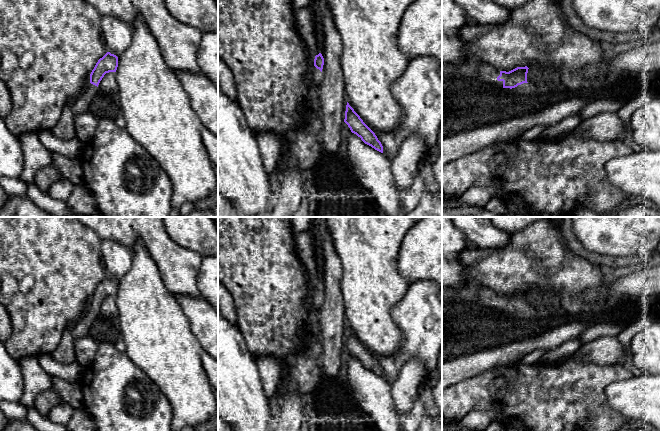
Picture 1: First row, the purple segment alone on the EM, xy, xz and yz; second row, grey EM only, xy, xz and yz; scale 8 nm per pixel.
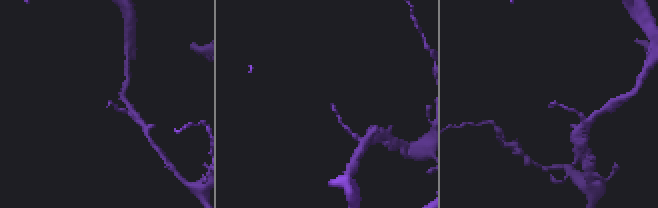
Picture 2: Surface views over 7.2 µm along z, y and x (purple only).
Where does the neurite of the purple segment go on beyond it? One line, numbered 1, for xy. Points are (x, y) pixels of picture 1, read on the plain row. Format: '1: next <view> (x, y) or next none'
1: next xy (81, 327)

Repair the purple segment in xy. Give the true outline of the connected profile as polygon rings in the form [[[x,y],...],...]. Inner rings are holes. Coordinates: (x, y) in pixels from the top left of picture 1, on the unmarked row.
[[[107,276],[98,284],[94,293],[90,298],[90,306],[82,313],[82,315],[74,321],[70,329],[74,339],[88,336],[90,328],[98,316],[98,309],[104,299],[109,296],[116,296],[118,291],[118,281]]]

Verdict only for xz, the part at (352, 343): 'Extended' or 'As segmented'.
As segmented

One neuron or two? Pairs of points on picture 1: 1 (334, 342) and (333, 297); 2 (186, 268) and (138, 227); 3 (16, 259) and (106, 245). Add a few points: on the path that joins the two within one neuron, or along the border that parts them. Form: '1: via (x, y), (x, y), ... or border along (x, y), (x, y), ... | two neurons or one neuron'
1: via (333, 331), (333, 308) | one neuron
2: via (174, 259), (150, 235) | one neuron
3: border along (101, 240), (102, 262), (106, 269) | two neurons

